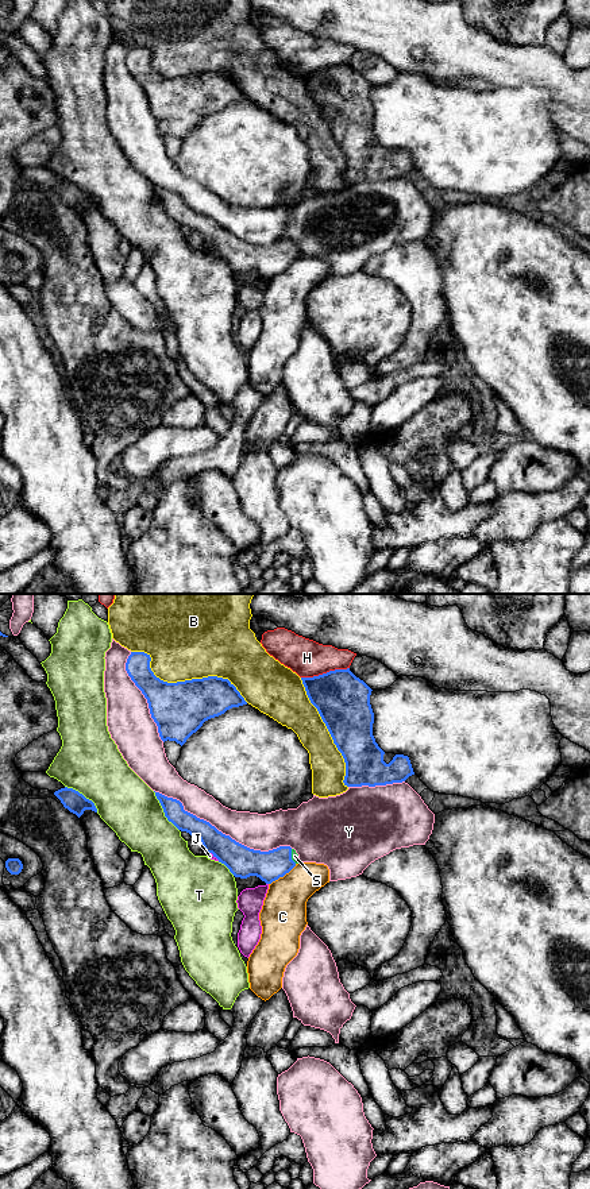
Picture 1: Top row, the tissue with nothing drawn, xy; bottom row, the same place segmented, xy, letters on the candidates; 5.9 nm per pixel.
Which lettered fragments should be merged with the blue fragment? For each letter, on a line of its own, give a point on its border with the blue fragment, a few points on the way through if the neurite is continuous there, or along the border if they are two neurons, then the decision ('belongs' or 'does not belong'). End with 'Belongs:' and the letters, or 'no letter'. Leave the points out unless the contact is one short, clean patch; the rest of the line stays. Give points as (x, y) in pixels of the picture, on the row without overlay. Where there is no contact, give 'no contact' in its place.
B: xy (185, 76) | does not belong
C: xy (282, 271) | does not belong
H: xy (324, 69) | does not belong
J: xy (213, 250) | does not belong
S: xy (290, 251) | across xy (270, 261), (290, 251), (294, 251) | belongs
T: xy (164, 207) | does not belong
Y: xy (220, 227) | does not belong
Belongs: S

